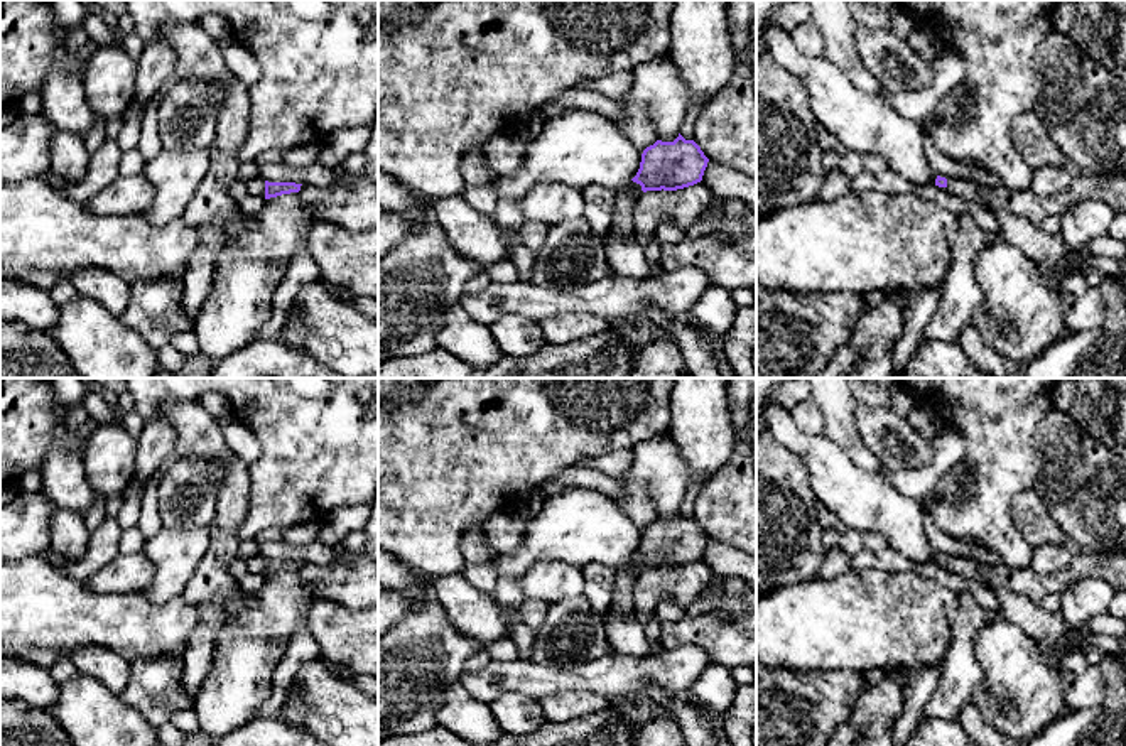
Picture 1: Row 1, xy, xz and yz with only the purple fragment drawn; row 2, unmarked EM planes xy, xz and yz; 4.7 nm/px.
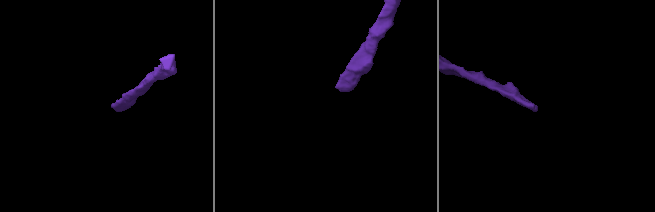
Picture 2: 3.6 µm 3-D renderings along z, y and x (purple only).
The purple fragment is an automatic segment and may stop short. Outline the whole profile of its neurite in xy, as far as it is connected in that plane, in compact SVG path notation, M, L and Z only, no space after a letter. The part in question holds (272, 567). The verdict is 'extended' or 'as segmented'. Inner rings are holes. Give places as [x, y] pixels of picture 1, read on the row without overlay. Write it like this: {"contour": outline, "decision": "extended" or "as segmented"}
{"contour": "M253 555L246 560L248 572L263 574L265 577L277 576L282 572L299 570L302 562L295 560L268 560L262 555Z", "decision": "extended"}

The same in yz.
{"contour": "M1075 550L1069 567L1053 574L1037 574L1033 569L1011 569L1004 562L986 565L961 557L937 554L935 564L949 570L976 579L989 589L1001 587L1021 594L1035 603L1043 603L1048 594L1060 594L1075 581L1096 577L1111 587L1126 591L1126 554L1084 552Z", "decision": "extended"}

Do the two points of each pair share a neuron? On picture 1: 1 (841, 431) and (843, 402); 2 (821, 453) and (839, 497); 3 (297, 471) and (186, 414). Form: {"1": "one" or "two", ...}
{"1": "one", "2": "one", "3": "two"}

